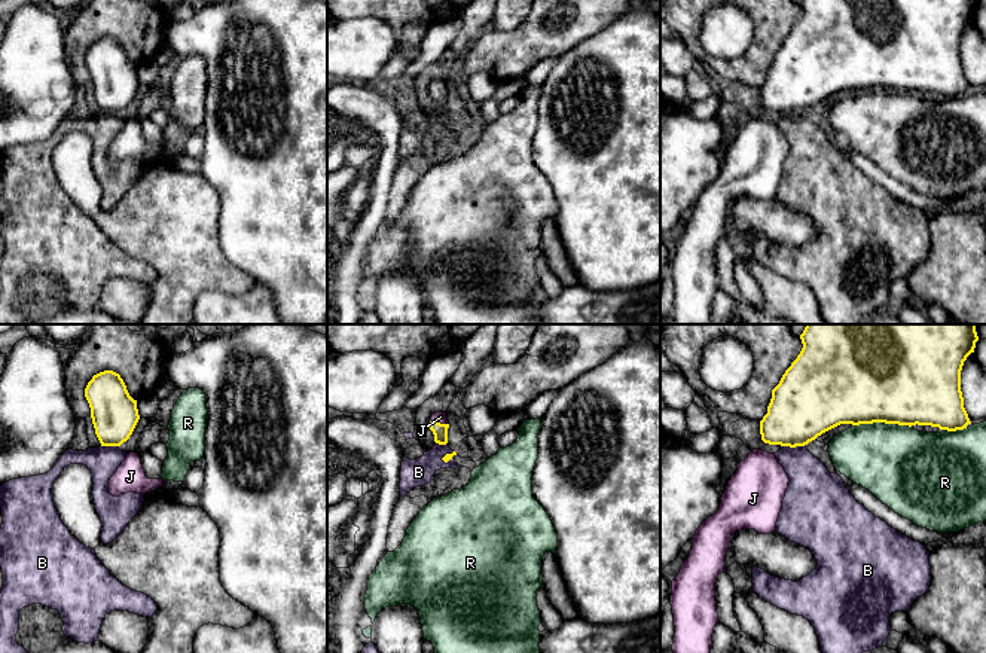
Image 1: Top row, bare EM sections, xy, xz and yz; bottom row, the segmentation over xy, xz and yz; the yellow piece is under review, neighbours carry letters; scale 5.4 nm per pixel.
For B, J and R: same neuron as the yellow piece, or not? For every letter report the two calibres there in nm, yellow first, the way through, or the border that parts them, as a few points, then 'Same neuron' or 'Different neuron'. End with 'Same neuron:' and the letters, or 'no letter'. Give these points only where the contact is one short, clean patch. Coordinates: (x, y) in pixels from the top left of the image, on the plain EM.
B: Thickness 360 nm (yellow) against 260 nm. Different neuron
J: Thickness 80 nm (yellow) against 60 nm. Path across: xz (439, 97), (439, 89), (440, 84). Same neuron
R: Thickness 500 nm (yellow) against 420 nm. Different neuron
Same neuron: J

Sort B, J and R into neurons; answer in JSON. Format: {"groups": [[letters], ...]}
{"groups": [["B"], ["J"], ["R"]]}

